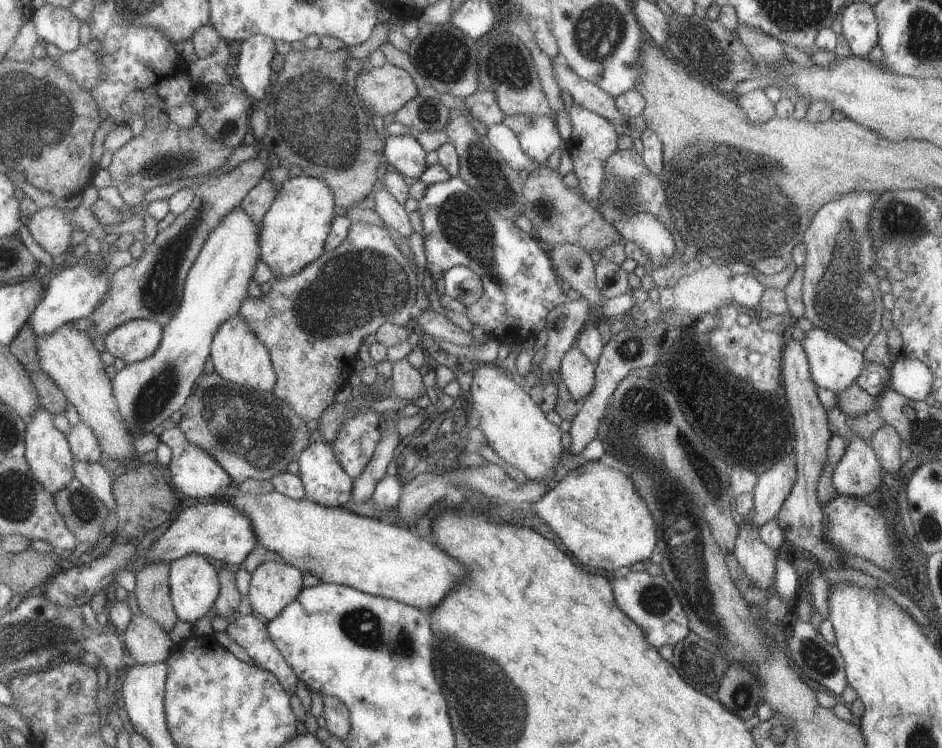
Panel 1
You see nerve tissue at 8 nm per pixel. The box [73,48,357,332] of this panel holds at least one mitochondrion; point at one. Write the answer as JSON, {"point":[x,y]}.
{"point":[156,294]}

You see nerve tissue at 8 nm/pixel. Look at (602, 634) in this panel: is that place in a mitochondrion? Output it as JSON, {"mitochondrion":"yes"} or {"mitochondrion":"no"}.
{"mitochondrion":"no"}

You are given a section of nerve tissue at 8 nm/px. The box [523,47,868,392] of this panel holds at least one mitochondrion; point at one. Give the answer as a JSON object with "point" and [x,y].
{"point":[715,199]}

